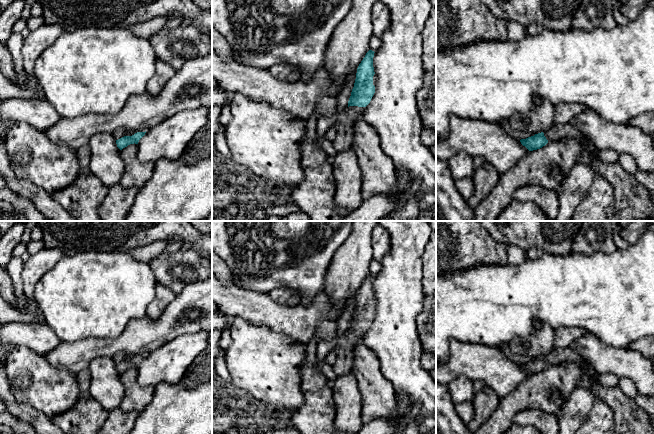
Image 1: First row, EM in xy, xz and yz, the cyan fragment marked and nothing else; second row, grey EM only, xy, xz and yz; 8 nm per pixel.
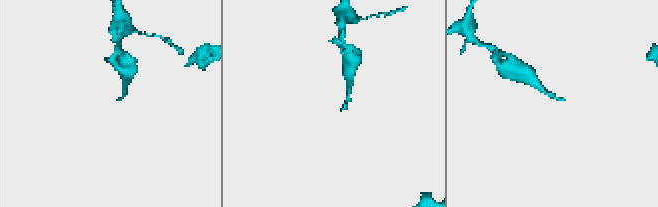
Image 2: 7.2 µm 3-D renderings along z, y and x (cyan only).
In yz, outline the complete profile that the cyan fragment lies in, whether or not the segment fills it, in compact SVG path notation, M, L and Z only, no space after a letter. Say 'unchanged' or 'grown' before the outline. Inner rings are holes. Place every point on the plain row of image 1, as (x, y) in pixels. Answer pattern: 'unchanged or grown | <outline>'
grown | M553 347L544 357L538 357L520 366L529 375L545 370L549 365L562 363L582 363L584 375L589 376L592 385L589 390L597 399L605 402L615 416L615 427L606 434L653 434L651 416L634 400L627 396L619 386L605 387L600 384L599 374L587 360L570 348Z

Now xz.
grown | M369 274L359 288L354 311L348 325L348 332L338 339L334 349L337 360L333 365L333 370L337 376L344 376L352 372L355 346L360 340L363 340L365 331L370 327L375 317L375 310L373 309L374 277L374 275Z

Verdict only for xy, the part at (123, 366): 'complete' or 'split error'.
split error

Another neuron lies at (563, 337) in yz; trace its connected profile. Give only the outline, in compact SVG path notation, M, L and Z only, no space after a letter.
M562 327L554 330L554 346L569 348L569 345L577 338L583 336L585 330L578 327Z

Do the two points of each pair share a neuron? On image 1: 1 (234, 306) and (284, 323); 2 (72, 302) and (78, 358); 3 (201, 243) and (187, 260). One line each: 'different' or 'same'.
1: same
2: different
3: different

